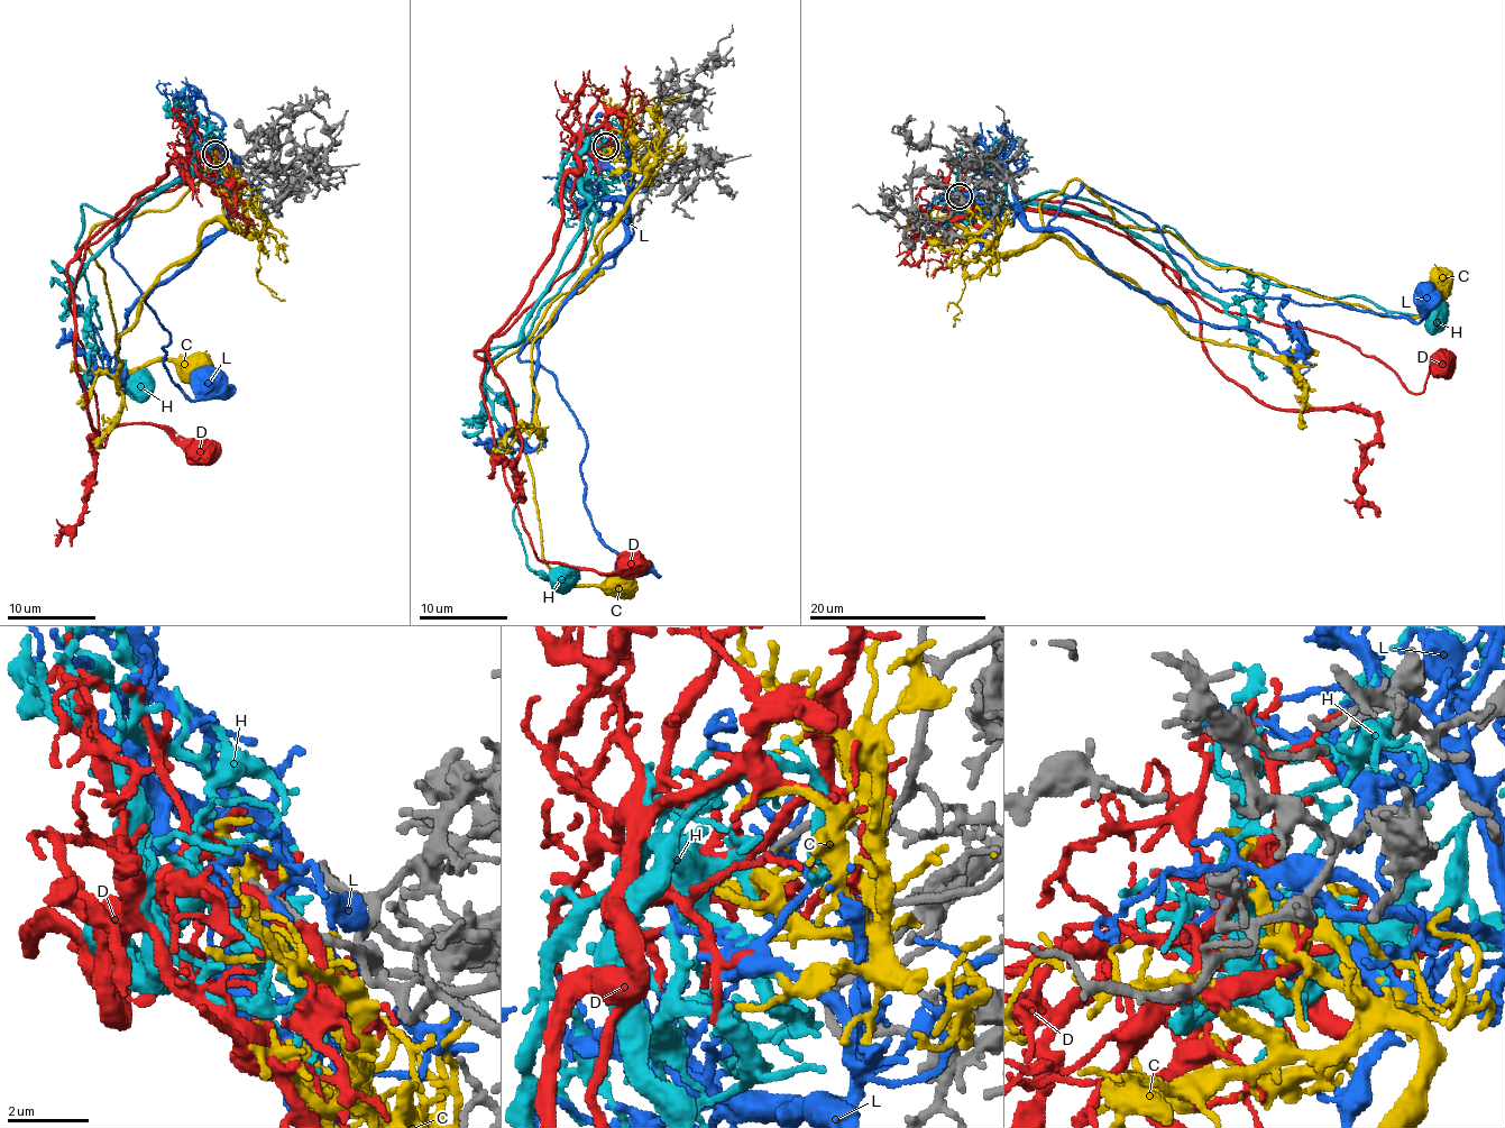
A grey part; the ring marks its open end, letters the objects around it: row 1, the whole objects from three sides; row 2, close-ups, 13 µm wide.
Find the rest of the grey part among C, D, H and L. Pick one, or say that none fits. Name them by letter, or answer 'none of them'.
none of them

